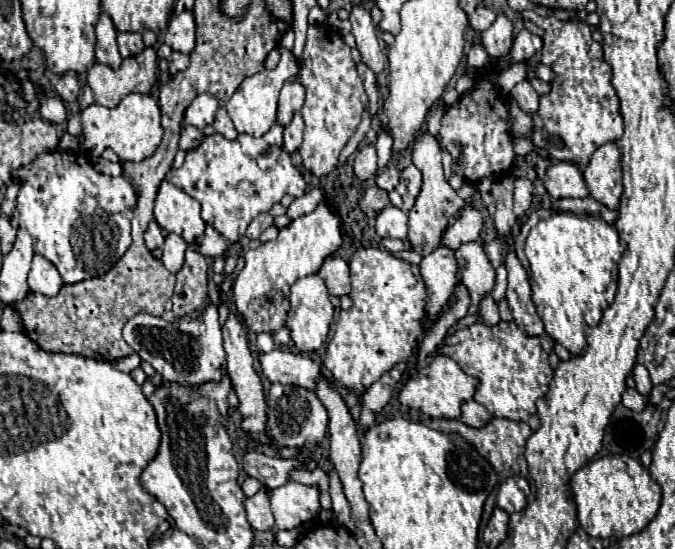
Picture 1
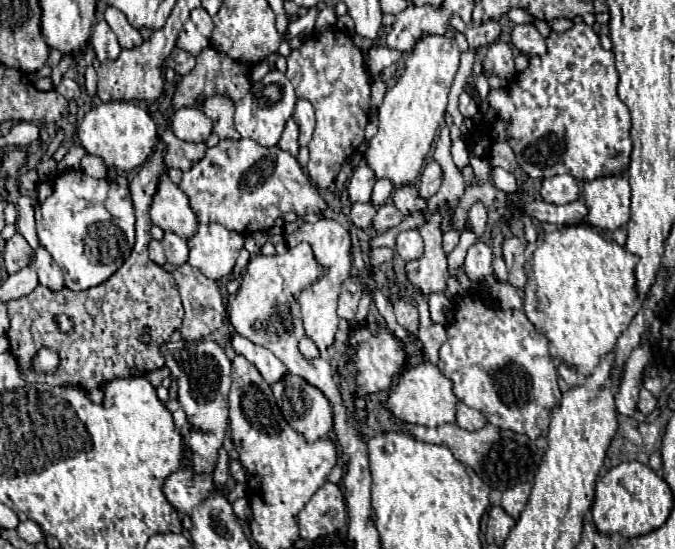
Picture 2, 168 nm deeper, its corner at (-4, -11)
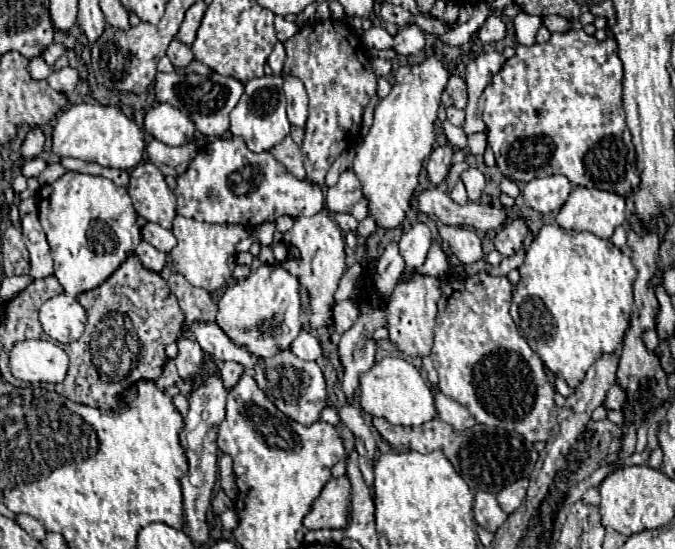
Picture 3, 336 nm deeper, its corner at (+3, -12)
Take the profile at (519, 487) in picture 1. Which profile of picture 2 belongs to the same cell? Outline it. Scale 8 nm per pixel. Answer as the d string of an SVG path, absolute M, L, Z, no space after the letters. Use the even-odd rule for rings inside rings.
M519 483L519 485L515 485L515 487L511 487L509 491L503 493L503 497L501 497L501 507L503 507L513 519L519 519L519 513L521 513L523 507L527 505L529 493L531 493L531 483Z

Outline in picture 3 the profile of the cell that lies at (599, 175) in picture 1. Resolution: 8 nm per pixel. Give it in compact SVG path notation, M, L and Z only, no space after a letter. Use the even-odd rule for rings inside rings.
M578 186L556 214L556 222L564 230L588 230L598 238L610 238L626 222L626 204L618 194Z

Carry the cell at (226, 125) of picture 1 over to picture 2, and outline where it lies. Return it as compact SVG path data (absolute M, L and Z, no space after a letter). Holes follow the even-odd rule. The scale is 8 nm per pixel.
M211 97L201 105L201 111L213 119L213 131L219 135L219 139L239 139L235 127L233 127L233 103L227 97Z

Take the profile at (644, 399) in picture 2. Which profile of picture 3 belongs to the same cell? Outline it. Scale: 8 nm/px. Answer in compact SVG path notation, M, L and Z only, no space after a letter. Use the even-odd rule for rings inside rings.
M614 384L614 386L608 390L608 394L606 394L604 408L606 408L606 410L620 410L620 408L624 406L624 402L626 402L624 390L622 390L618 384Z

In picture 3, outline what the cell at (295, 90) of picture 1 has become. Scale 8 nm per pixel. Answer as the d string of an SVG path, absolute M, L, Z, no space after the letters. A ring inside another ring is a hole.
M286 136L278 146L274 146L270 150L270 154L298 180L304 180L306 178L306 172L304 172L304 164L302 164L302 150L300 146L292 140L292 136Z

